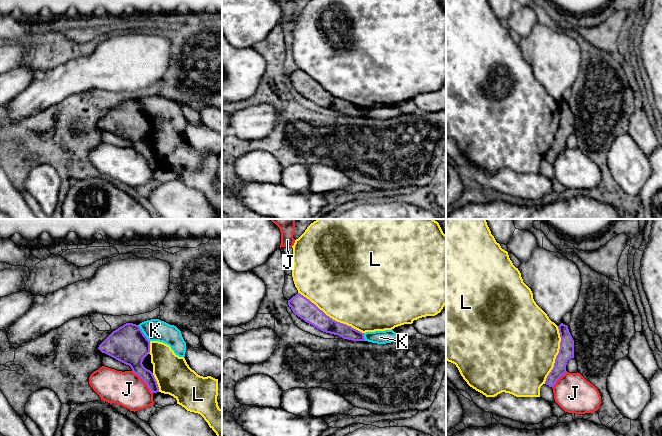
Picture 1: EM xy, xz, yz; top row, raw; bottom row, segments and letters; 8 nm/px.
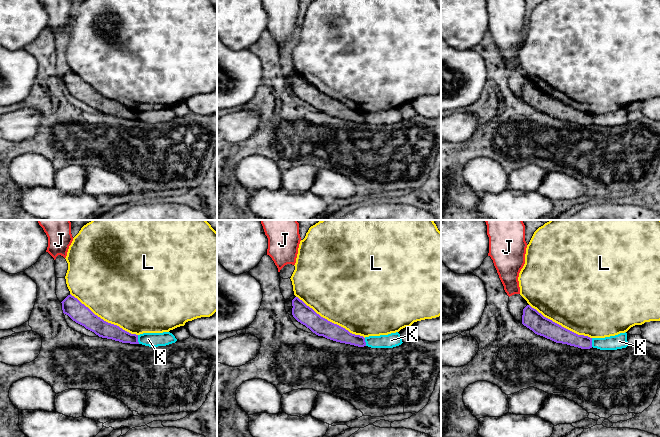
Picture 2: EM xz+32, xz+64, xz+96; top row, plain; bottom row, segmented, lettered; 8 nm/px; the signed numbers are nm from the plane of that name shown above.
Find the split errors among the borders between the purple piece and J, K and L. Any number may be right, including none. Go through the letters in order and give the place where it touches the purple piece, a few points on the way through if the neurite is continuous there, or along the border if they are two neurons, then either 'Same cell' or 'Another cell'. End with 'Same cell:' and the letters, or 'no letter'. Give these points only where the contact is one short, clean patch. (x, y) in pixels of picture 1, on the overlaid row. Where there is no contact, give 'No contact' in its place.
J: Touches purple at xy (144, 381). Boundary: xy (132, 370), (152, 393). Another cell
K: Touches purple at xy (143, 333). Boundary: xy (137, 325), (149, 341). Another cell
L: Touches purple at xz (331, 318). Another cell
Same cell: no letter

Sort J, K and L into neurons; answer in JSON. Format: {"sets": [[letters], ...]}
{"sets": [["J"], ["K"], ["L"]]}

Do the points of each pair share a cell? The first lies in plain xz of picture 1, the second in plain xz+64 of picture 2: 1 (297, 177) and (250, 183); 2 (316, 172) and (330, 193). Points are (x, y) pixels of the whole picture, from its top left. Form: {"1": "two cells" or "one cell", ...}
{"1": "two cells", "2": "one cell"}

